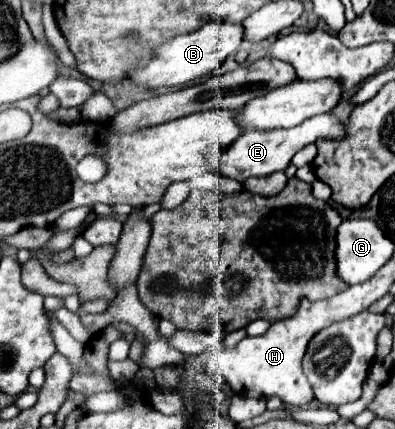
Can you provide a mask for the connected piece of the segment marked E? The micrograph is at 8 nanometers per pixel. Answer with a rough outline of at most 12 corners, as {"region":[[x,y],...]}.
{"region":[[334,114],[242,134],[220,172],[238,182],[286,170],[318,140],[344,140]]}

